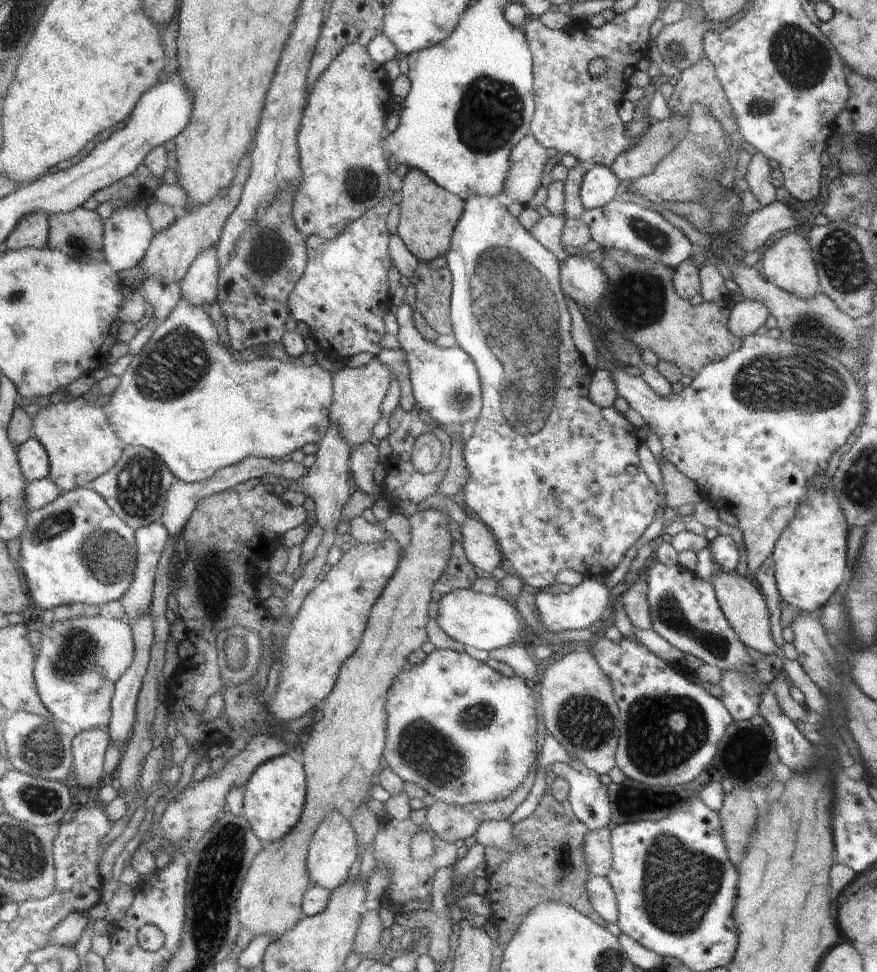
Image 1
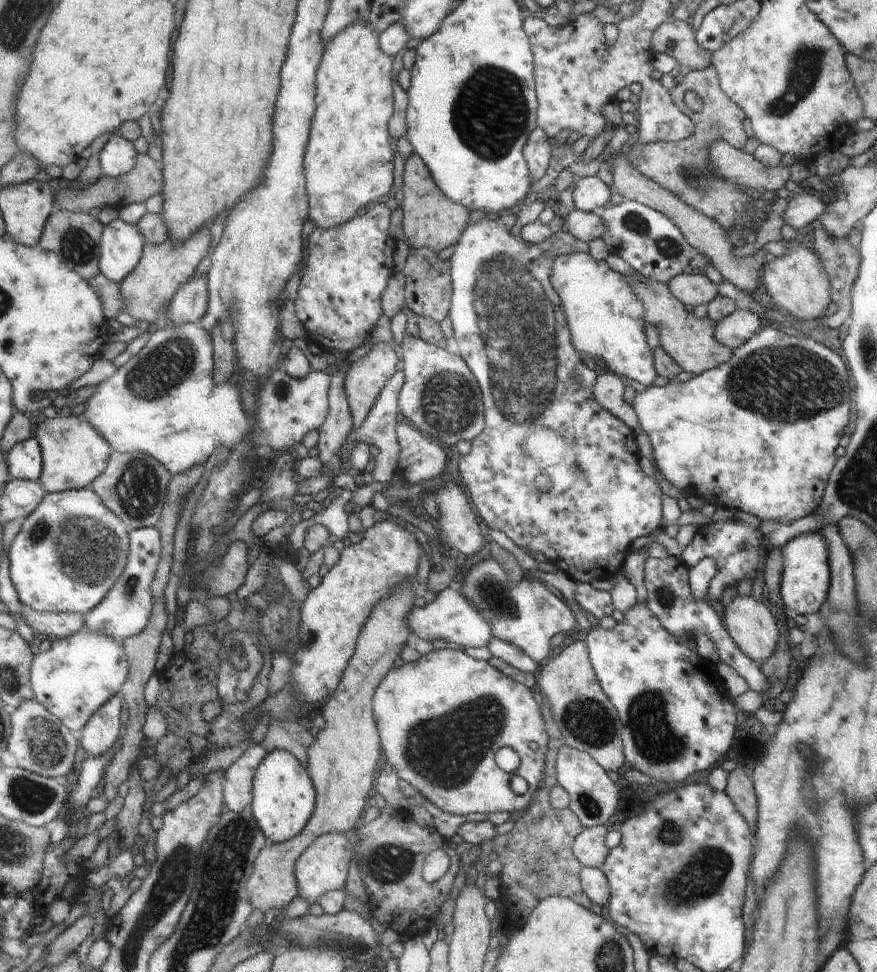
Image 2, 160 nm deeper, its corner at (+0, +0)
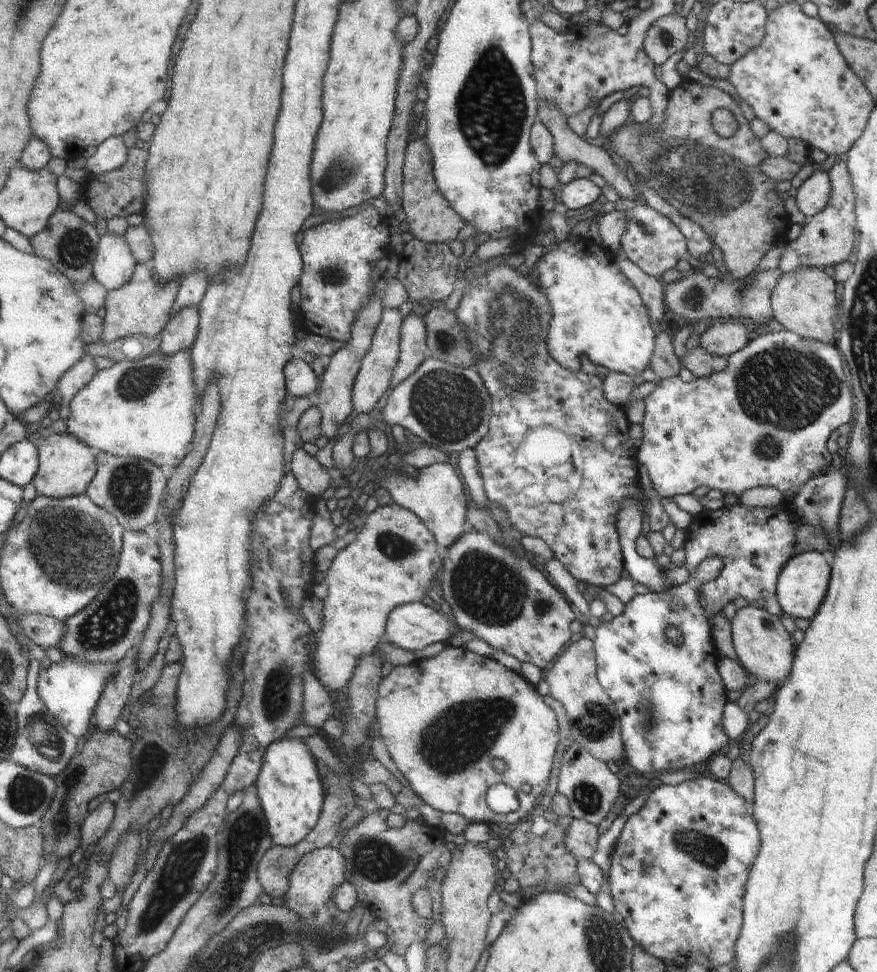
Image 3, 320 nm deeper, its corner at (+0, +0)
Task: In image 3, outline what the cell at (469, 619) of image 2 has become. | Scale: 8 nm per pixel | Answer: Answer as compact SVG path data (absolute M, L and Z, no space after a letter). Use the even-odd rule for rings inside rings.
M404 603L387 618L386 641L414 652L428 644L445 643L452 634L452 622L442 612L422 603Z

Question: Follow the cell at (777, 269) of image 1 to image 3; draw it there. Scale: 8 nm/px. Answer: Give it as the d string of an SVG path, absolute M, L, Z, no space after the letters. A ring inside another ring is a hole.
M804 269L794 274L785 274L771 294L774 307L774 326L792 331L803 339L814 338L822 342L834 340L834 318L838 310L838 298L834 294L834 280L824 269Z

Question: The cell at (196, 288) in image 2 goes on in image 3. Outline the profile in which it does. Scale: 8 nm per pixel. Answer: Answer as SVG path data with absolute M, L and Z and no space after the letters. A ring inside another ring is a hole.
M190 307L171 318L163 332L160 349L172 356L180 351L190 351L195 347L200 332L199 308Z

